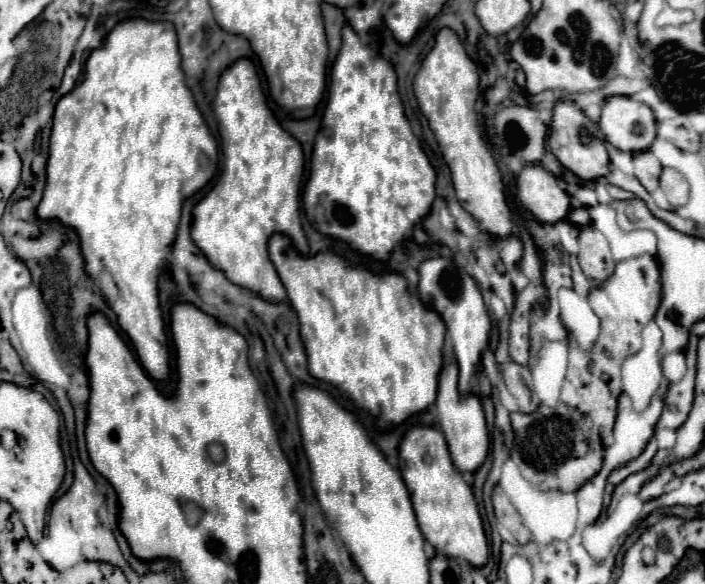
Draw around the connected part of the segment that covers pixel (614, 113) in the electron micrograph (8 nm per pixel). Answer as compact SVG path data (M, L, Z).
M612 96L602 108L598 122L604 138L618 150L640 152L656 138L656 118L644 102L628 96Z

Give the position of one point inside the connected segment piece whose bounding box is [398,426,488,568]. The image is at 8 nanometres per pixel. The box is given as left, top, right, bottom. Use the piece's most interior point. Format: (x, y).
(447, 513)

